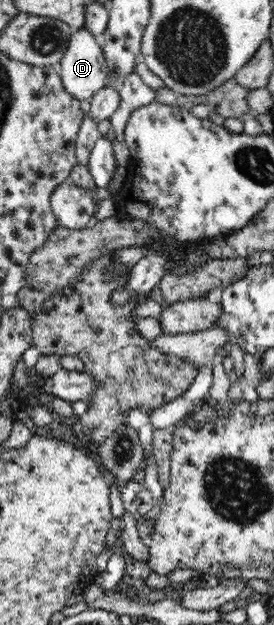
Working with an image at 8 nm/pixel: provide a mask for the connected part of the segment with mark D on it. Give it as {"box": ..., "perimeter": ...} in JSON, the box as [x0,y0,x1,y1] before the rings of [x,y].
{"box":[57,29,109,101],"perimeter":[[[88,29],[73,30],[66,52],[57,67],[62,89],[71,97],[89,101],[106,86],[109,70],[102,47]]]}

